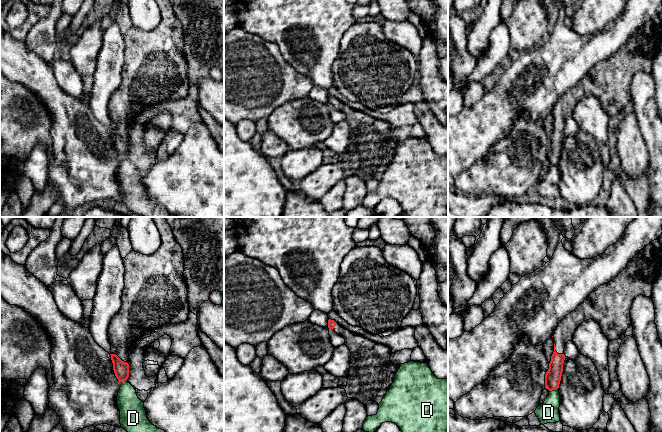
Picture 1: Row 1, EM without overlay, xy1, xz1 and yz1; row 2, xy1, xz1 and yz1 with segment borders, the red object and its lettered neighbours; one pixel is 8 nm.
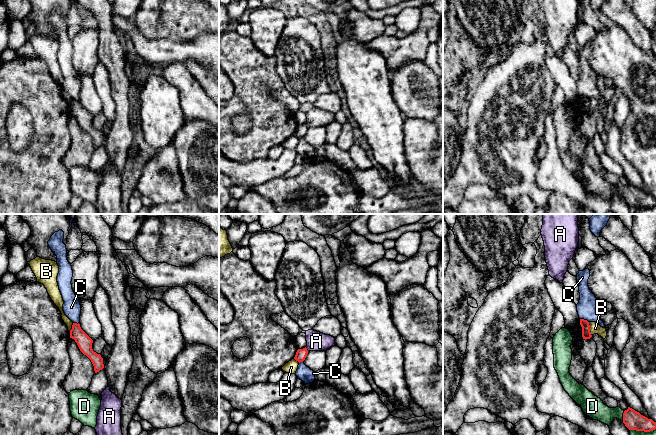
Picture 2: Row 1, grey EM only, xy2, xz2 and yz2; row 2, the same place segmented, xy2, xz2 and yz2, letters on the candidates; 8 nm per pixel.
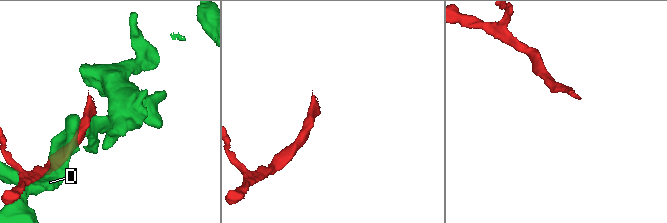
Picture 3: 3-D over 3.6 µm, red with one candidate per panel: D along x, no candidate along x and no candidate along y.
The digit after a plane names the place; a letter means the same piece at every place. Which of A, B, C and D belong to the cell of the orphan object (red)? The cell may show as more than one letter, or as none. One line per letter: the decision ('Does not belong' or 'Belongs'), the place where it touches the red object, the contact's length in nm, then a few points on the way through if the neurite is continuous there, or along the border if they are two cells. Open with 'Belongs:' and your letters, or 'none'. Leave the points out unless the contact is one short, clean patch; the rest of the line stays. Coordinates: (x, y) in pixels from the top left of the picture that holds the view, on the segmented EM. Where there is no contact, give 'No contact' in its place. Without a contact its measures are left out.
Belongs: none
A: Does not belong. Touches red at xz2 (306, 349). Shared border 40 nm. Boundary: xz2 (305, 347), (308, 350)
B: Does not belong. Touches red at yz2 (589, 329). Shared border 110 nm. Boundary: yz2 (588, 322), (591, 335)
C: Does not belong. Touches red at yz2 (583, 319). Shared border 80 nm
D: Does not belong. Touches red at yz2 (623, 416). Shared border 80 nm

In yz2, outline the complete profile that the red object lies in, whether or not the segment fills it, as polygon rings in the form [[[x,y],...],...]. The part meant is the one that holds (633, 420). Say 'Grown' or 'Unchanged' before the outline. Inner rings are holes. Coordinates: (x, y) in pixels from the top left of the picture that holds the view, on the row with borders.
Unchanged. [[[630,407],[623,413],[623,423],[629,430],[650,432],[656,429],[656,422]]]

